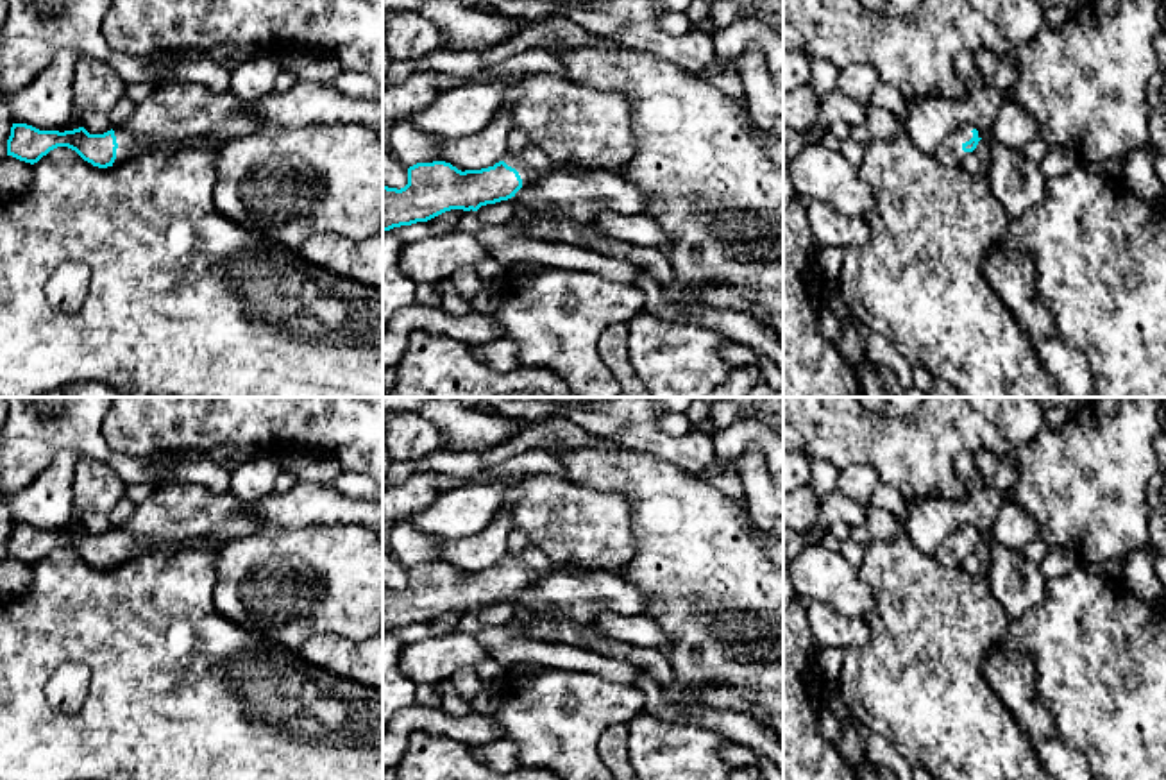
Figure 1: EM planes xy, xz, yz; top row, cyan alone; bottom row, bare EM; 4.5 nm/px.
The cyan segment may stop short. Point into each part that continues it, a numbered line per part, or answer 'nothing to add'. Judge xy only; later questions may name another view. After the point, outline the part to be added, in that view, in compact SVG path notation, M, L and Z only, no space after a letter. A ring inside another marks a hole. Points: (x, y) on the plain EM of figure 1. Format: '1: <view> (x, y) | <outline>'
1: xy (176, 514) | M170 483L157 487L114 531L118 549L113 565L123 564L134 553L147 551L152 546L182 546L200 537L224 546L234 538L263 530L266 530L266 522L256 512L256 501L243 501L232 490L218 494L195 483Z

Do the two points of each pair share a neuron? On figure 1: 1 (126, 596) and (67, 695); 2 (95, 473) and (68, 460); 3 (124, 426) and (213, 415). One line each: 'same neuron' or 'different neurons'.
1: different neurons
2: different neurons
3: same neuron

